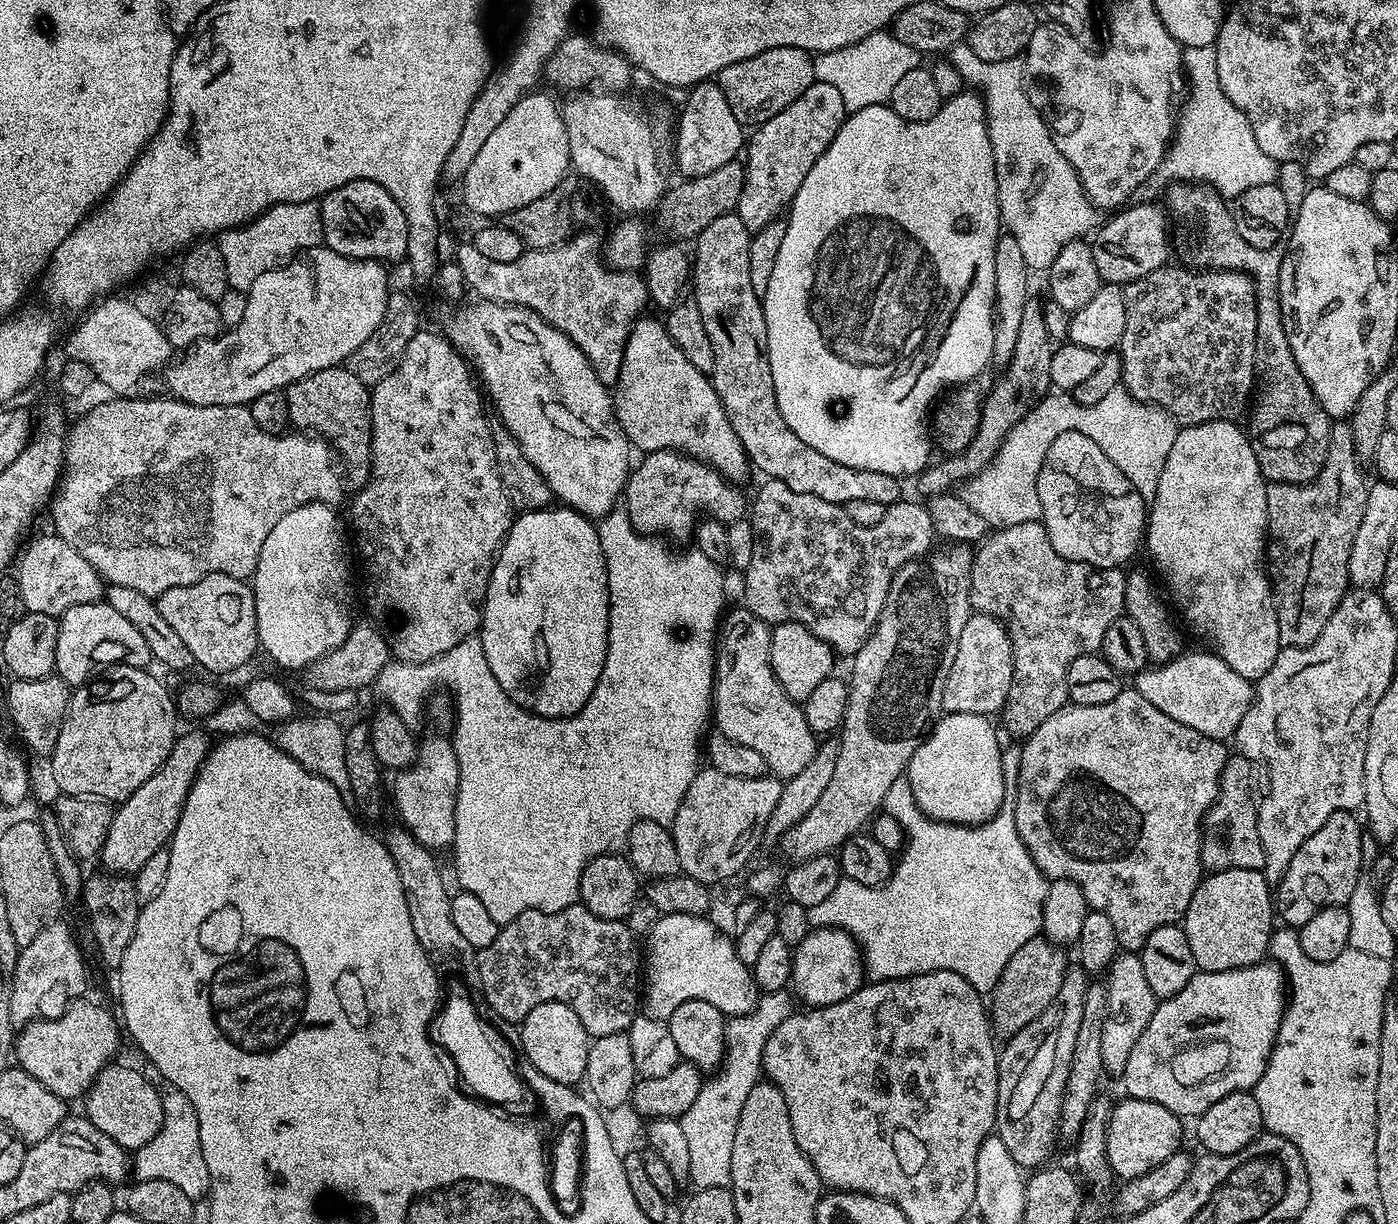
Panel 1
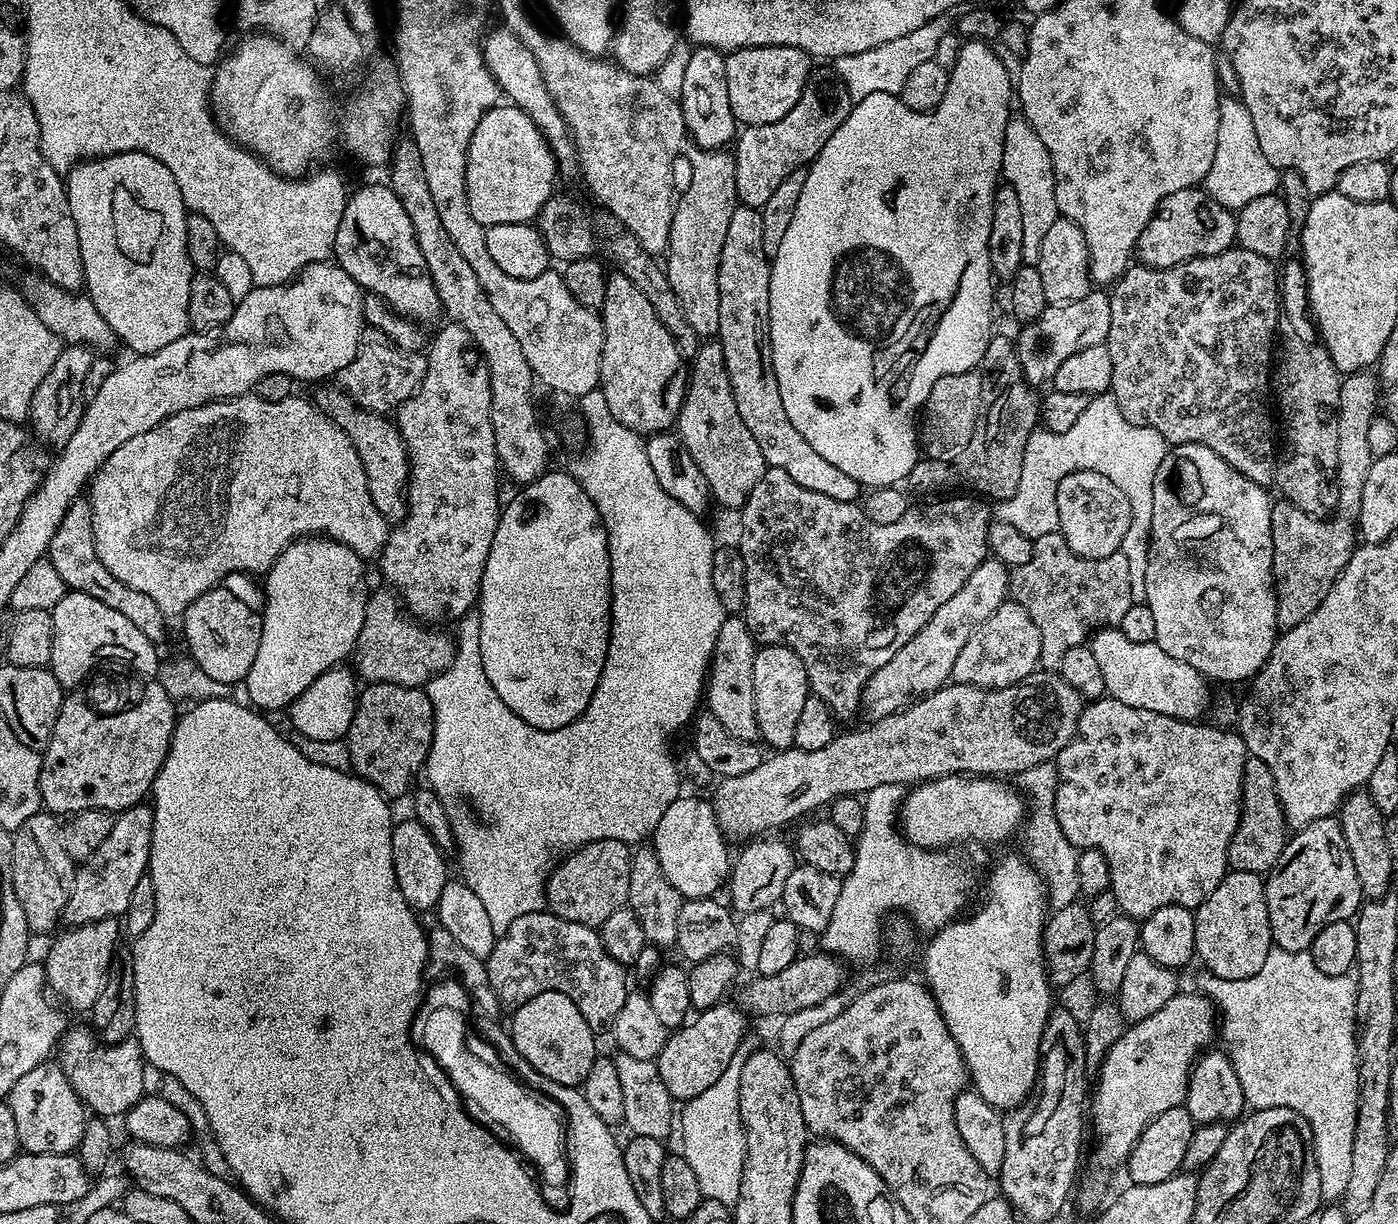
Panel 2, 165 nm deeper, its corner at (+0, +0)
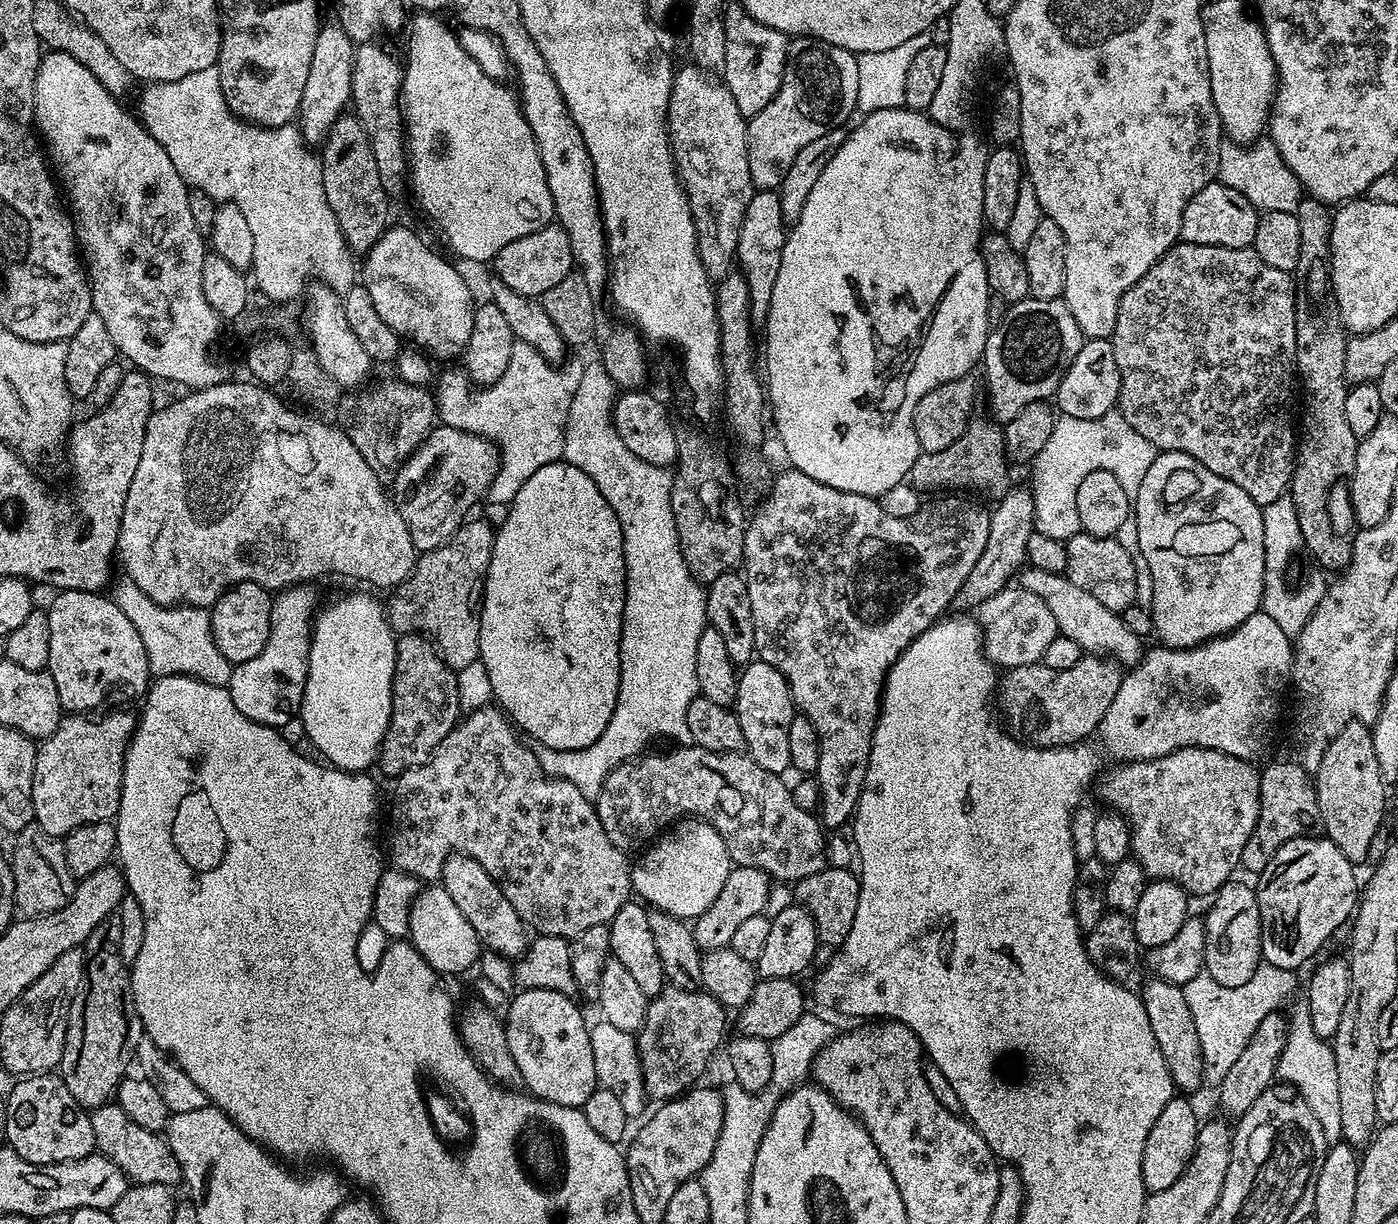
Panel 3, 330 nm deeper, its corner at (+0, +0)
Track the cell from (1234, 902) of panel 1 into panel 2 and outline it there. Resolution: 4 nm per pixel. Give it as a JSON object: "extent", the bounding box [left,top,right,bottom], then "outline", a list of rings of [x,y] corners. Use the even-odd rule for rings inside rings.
{"extent":[1194,871,1273,980],"outline":[[[1229,871],[1210,894],[1194,909],[1195,955],[1213,976],[1223,980],[1250,978],[1262,970],[1266,954],[1273,948],[1270,914],[1266,910],[1264,880],[1255,872]]]}

